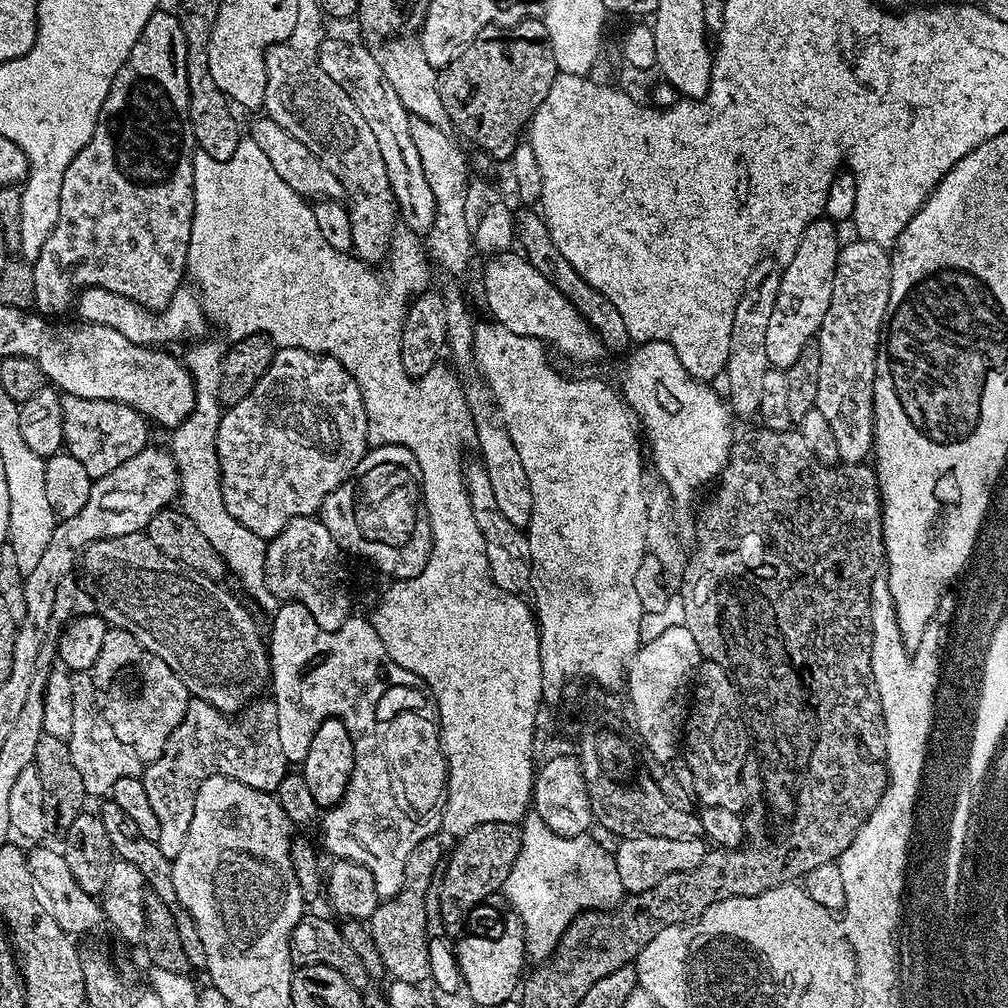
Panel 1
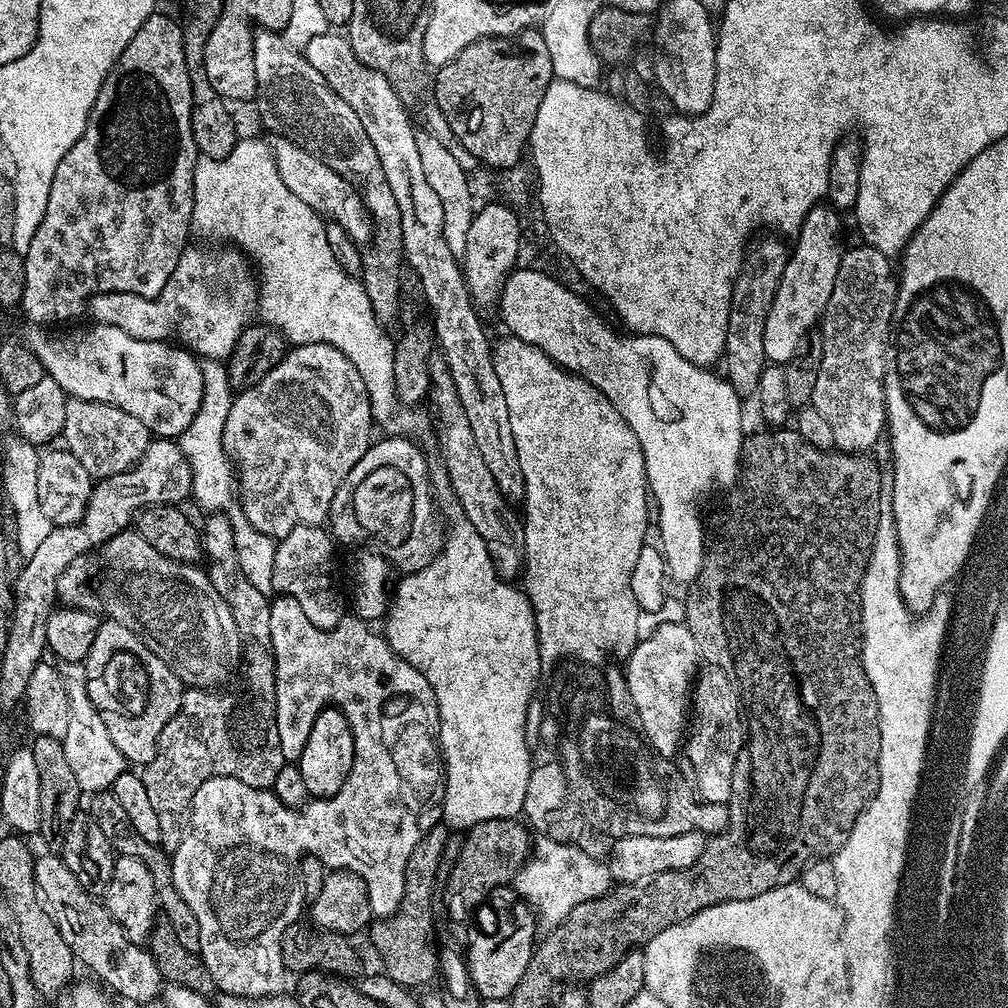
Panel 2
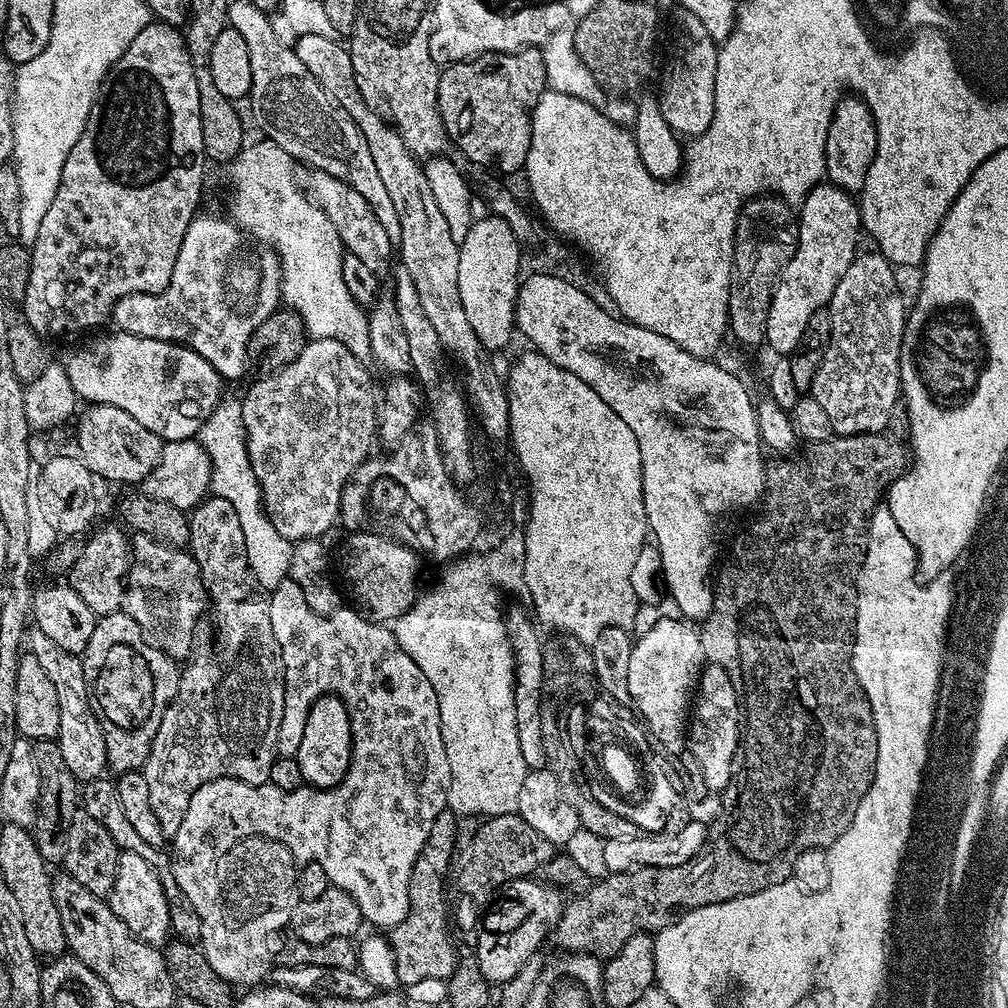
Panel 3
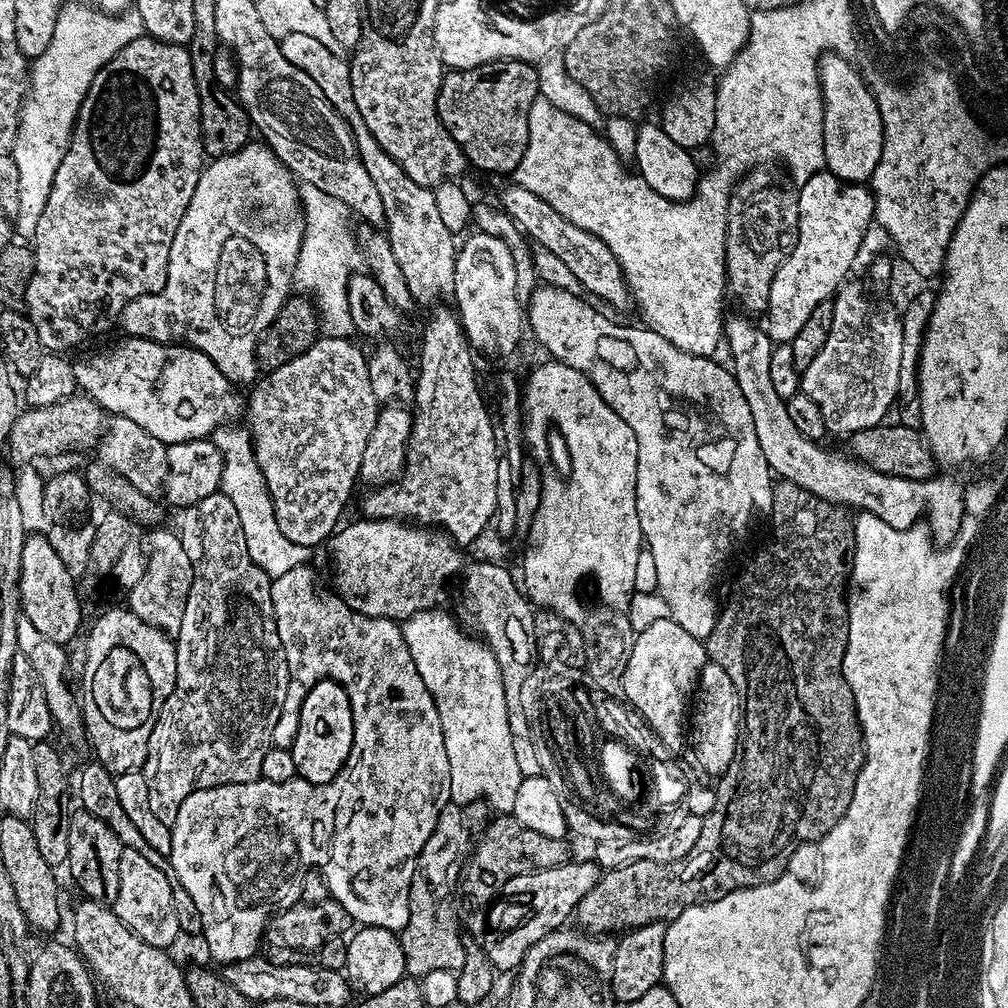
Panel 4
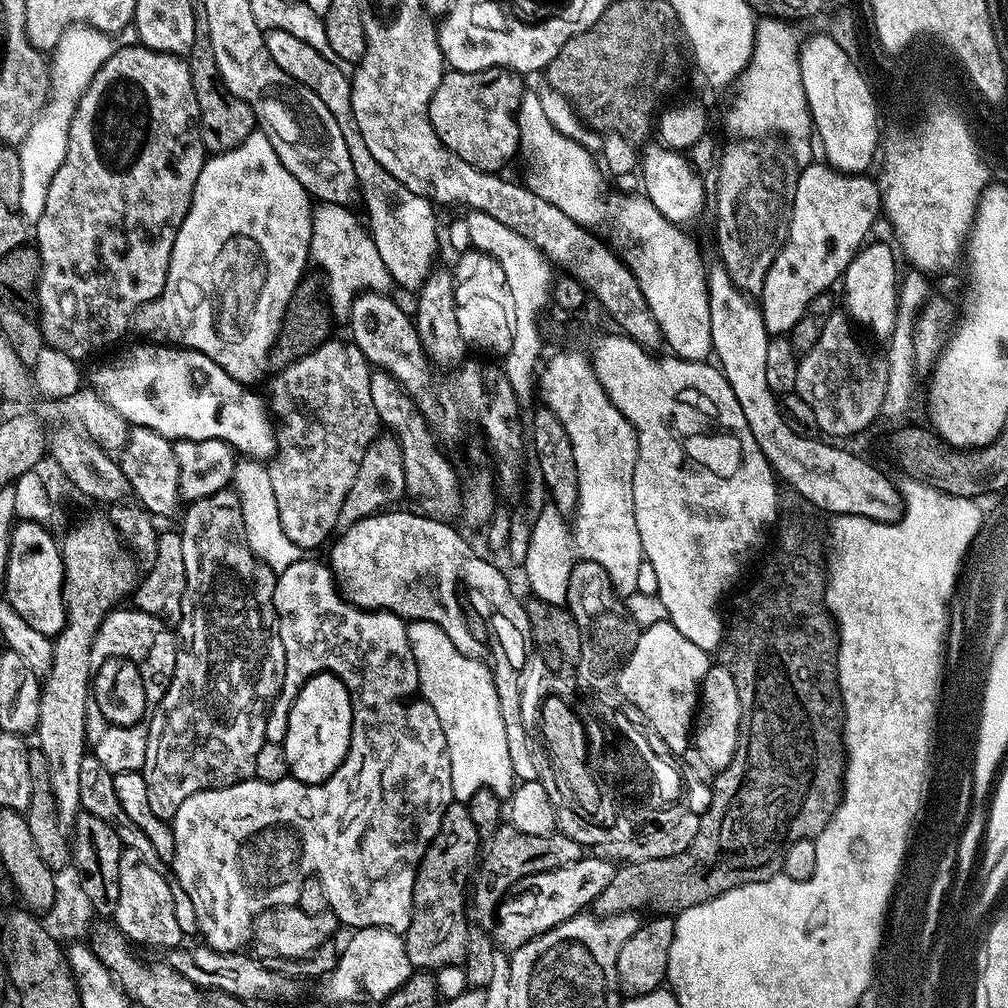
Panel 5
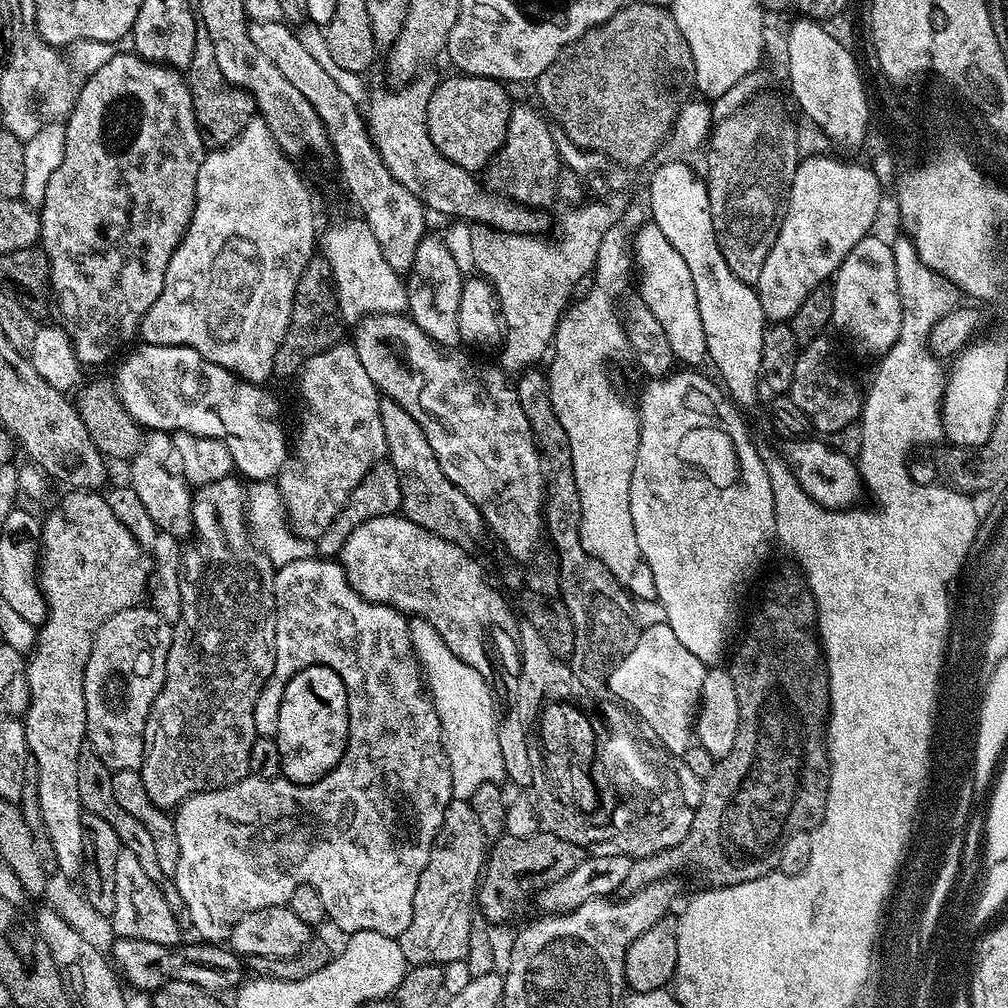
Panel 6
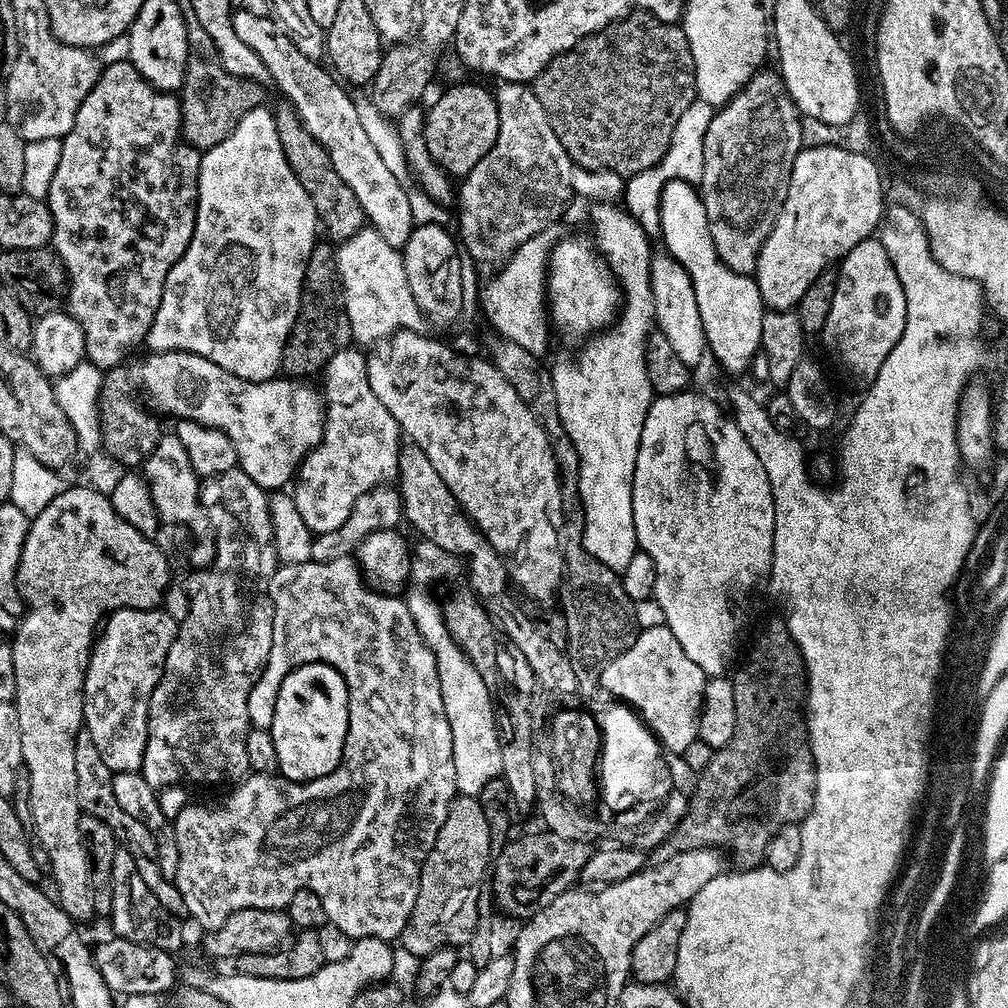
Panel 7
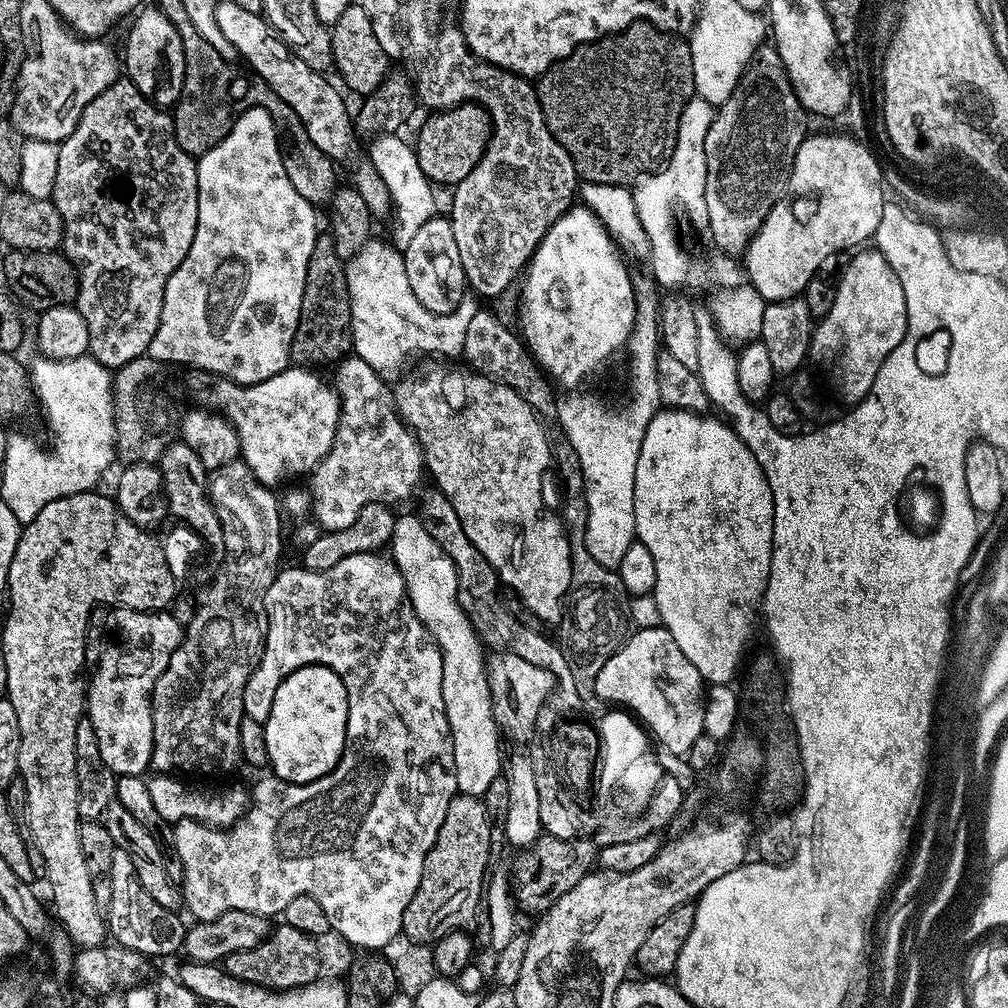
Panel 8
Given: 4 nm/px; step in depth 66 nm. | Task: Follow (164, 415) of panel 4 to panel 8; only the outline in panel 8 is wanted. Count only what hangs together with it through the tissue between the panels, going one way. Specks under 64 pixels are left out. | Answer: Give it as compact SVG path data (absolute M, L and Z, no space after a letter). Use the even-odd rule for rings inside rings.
M289 366L283 372L266 378L266 382L257 384L235 384L222 376L213 376L211 372L199 370L191 373L188 388L197 405L220 412L234 426L240 443L239 459L244 460L250 470L266 488L279 489L283 480L291 476L307 477L326 458L330 446L334 446L334 434L340 421L340 395L335 387L328 384L308 366Z

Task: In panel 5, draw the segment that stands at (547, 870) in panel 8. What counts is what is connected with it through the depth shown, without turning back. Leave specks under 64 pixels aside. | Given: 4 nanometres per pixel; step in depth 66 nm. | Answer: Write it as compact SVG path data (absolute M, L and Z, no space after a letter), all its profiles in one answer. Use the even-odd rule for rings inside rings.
M502 826L483 845L478 856L478 863L470 881L470 912L476 916L481 925L493 923L500 901L515 889L522 878L542 874L546 870L558 870L562 866L570 866L570 862L579 860L582 845L574 842L574 838L557 830L550 834L522 834L522 830L511 826Z

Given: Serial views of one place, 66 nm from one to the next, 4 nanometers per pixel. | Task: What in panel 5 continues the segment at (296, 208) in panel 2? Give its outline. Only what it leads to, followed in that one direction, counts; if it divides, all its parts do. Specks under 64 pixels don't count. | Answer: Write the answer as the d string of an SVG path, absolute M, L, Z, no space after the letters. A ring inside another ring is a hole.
M317 203L312 209L312 237L310 238L310 260L313 265L324 271L324 276L328 279L326 282L326 299L331 307L331 314L337 321L347 321L354 298L365 291L369 285L376 286L379 280L387 281L389 279L386 266L378 255L378 246L374 246L372 234L358 217L352 213L351 207L343 204Z

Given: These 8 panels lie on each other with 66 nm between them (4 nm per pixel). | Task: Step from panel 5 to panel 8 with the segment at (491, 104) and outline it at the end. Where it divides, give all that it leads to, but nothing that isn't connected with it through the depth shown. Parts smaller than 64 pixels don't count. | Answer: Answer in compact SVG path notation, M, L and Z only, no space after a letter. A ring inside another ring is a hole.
M475 102L459 104L453 108L436 110L420 128L420 133L414 139L417 163L422 168L422 174L433 185L449 184L455 186L478 166L482 154L486 150L488 140L492 137L492 119L484 107Z

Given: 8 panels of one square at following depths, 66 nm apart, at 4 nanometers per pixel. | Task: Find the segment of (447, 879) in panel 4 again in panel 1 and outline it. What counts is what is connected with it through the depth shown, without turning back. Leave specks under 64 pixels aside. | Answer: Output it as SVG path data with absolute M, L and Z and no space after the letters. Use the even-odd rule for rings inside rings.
M434 835L414 846L408 859L408 869L404 871L404 885L398 890L398 894L381 899L370 917L370 931L384 962L384 971L398 982L423 985L430 977L426 890L433 887L446 852L446 848L440 845L440 839L439 835Z

